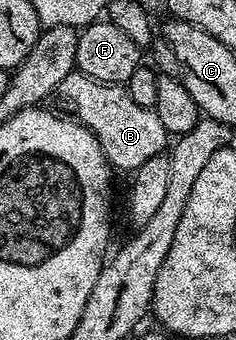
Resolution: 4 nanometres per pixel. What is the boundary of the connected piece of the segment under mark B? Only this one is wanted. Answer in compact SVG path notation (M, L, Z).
M75 68L68 76L64 76L64 80L60 80L56 94L74 109L73 117L93 132L96 140L100 140L100 148L104 148L106 158L115 171L132 172L140 168L144 160L152 160L152 156L163 153L167 149L168 135L164 124L160 124L160 116L155 110L140 108L140 104L136 104L136 100L132 100L132 96L126 91L125 85L117 82L97 82L92 80L92 76L81 74Z

